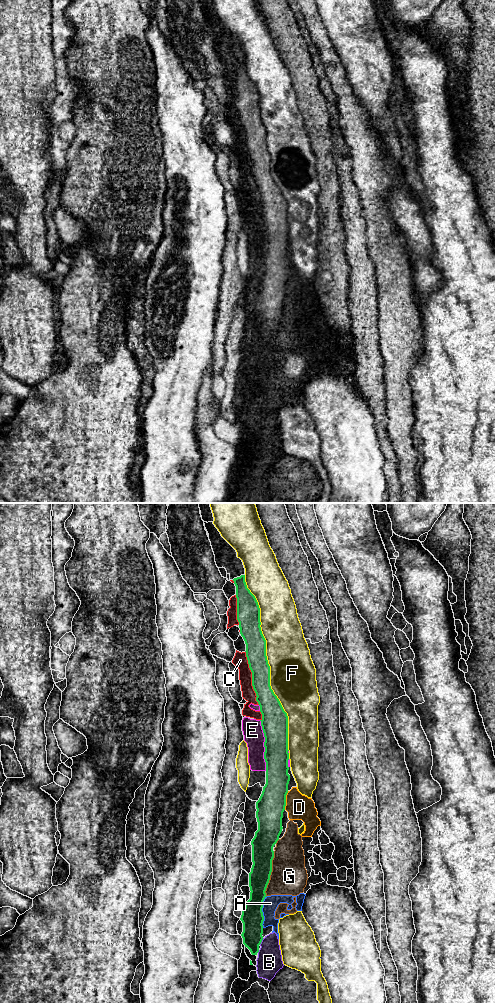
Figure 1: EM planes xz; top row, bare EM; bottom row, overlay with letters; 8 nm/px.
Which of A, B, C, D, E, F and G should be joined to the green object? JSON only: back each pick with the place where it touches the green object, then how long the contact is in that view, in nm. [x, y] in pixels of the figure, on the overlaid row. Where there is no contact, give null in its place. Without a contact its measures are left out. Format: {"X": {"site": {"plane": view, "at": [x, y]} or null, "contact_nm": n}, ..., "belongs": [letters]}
{"belongs": []}

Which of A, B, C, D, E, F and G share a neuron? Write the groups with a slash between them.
A B C D E G / F

